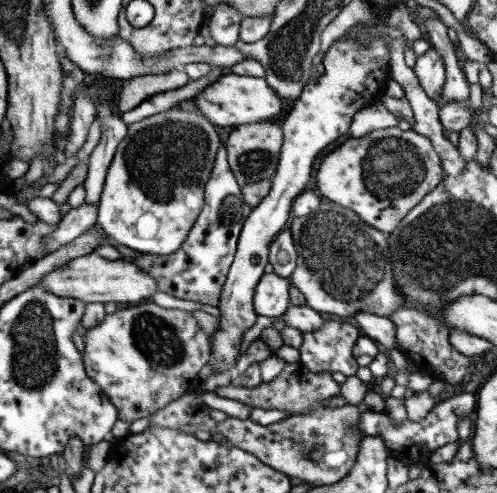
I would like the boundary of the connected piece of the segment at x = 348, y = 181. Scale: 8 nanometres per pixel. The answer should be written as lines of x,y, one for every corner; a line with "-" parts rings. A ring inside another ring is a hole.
390,126
388,128
380,128
375,130
371,134
364,136
363,138
350,138
341,146
338,146
335,150
330,152
322,162
320,162
320,168
316,172
316,185
324,197
330,199
336,205
342,206
348,210
356,212
356,215
359,218
362,218
366,224
380,230
383,233
391,233
393,230
396,230
396,226
407,217
407,215
427,196
429,192
436,189
436,186
440,185
440,182
443,182
444,179
444,170
443,163
441,162
440,156
435,152
435,148
431,144
431,140
423,135
417,134
414,130
410,129
403,131
398,126

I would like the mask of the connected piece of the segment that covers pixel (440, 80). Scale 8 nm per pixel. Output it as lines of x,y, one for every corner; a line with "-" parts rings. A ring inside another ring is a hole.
431,46
422,56
418,56
414,72
428,97
440,103
444,81
446,81
446,68
442,56
434,46

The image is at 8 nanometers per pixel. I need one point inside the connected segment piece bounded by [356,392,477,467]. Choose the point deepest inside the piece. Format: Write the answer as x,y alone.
409,442

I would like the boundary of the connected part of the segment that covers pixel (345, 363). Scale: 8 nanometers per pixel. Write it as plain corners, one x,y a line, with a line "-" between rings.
332,319
325,320
324,326
314,332
304,331
302,344
298,348
300,362
315,373
320,372
342,372
344,376
359,374
360,366
353,355
353,348
356,341
363,336
361,330
350,323
342,323

